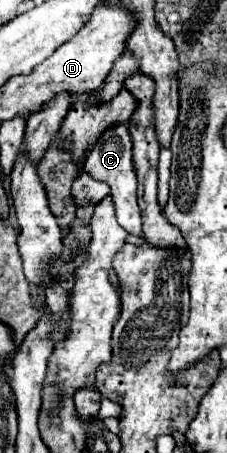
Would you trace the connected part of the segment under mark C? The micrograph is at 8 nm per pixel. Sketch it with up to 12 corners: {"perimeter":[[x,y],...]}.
{"perimeter":[[128,123],[88,151],[84,171],[110,185],[118,223],[142,235]]}

